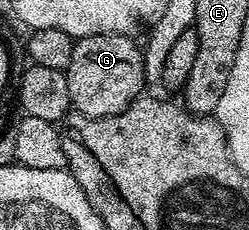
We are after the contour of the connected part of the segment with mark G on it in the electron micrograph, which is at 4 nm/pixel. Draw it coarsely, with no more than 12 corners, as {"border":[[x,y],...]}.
{"border":[[84,36],[66,81],[73,111],[115,116],[143,95],[143,49]]}

